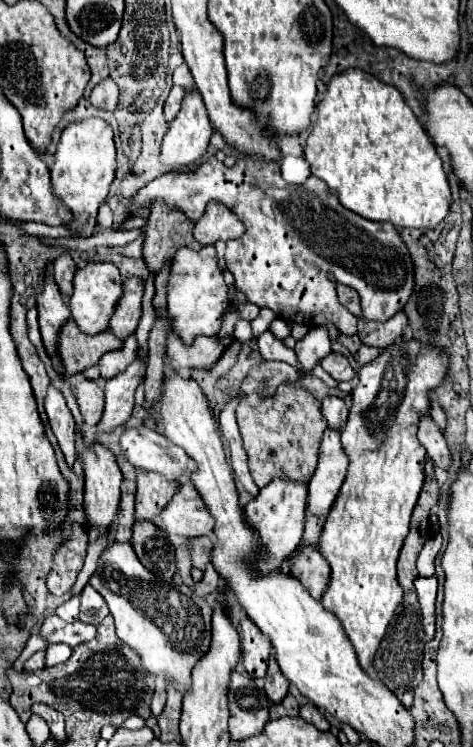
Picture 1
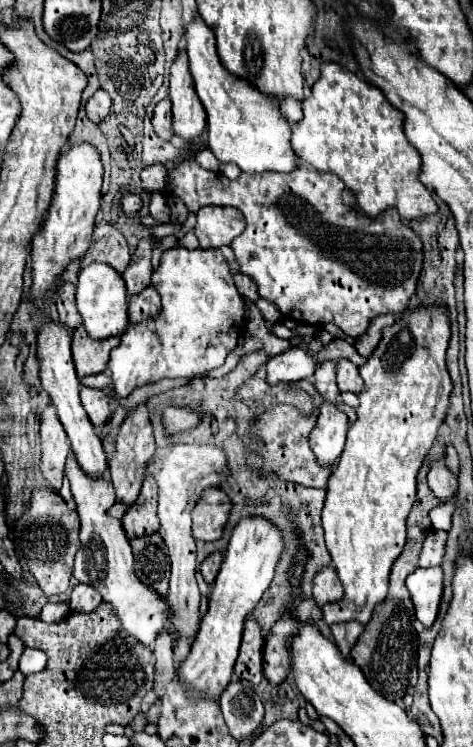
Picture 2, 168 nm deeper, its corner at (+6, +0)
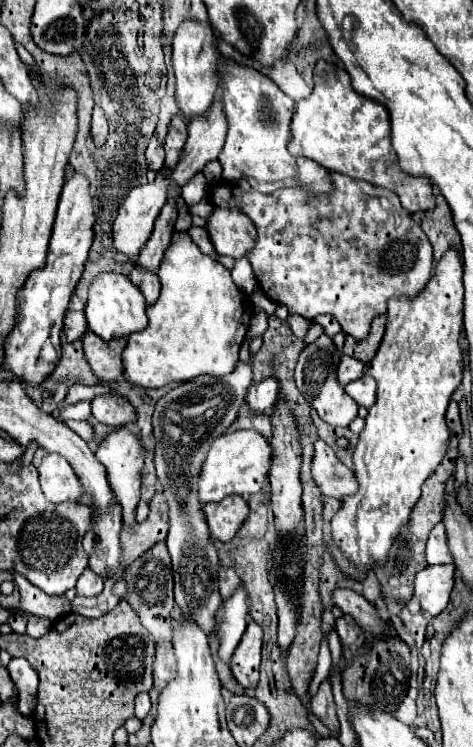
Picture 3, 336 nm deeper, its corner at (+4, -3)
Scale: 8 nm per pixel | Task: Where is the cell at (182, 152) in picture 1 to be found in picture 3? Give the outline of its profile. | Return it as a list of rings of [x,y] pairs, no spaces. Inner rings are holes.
[[[183,21],[181,27],[173,35],[173,73],[175,73],[175,97],[181,115],[195,119],[209,111],[215,95],[217,95],[217,79],[213,79],[213,63],[217,63],[217,39],[209,23]]]

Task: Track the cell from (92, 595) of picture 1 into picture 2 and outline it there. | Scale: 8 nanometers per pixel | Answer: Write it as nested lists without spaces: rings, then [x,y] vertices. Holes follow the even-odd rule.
[[[77,584],[69,596],[69,606],[73,612],[93,612],[101,604],[99,592],[87,584]]]

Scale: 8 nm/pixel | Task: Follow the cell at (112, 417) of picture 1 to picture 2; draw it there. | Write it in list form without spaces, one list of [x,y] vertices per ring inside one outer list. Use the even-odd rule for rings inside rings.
[[[175,246],[163,252],[159,268],[153,272],[153,286],[161,294],[161,312],[157,318],[147,318],[139,324],[131,324],[121,336],[121,344],[111,352],[109,374],[113,386],[121,398],[131,394],[137,386],[157,382],[161,378],[201,378],[219,368],[227,354],[237,346],[241,326],[245,318],[245,302],[235,288],[233,276],[223,260],[219,248],[187,250]]]

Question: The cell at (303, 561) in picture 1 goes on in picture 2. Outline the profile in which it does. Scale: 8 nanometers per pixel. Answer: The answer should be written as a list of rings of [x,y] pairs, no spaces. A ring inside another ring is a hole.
[[[331,566],[323,568],[313,582],[313,600],[319,606],[323,606],[329,604],[331,600],[341,600],[341,598],[343,598],[343,586],[339,584],[337,572]]]

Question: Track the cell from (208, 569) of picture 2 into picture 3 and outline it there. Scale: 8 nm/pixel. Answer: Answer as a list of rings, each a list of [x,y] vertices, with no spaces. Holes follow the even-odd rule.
[[[221,567],[217,573],[217,579],[219,579],[219,593],[223,597],[233,595],[233,591],[241,585],[241,579],[233,567]]]

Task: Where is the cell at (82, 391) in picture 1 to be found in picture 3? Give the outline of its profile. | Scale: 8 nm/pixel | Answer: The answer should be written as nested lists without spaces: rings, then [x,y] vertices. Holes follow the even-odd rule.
[[[117,393],[97,395],[91,401],[91,411],[99,423],[105,423],[109,427],[123,427],[135,421],[135,409],[123,395]]]

